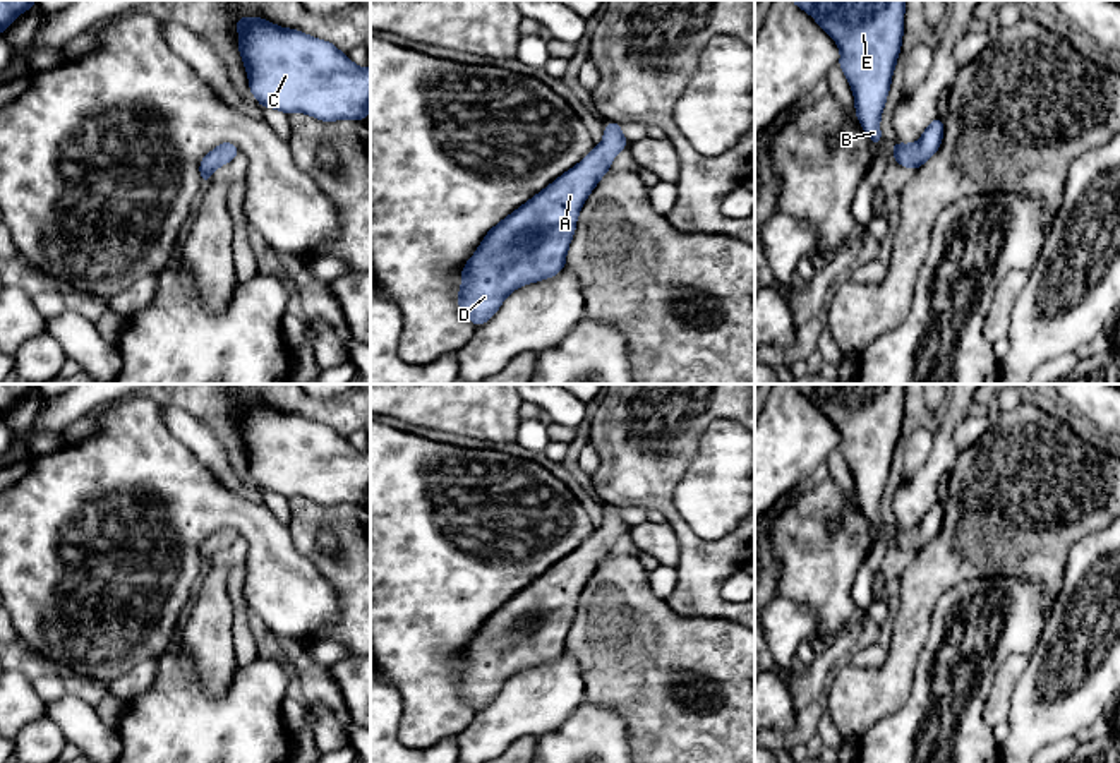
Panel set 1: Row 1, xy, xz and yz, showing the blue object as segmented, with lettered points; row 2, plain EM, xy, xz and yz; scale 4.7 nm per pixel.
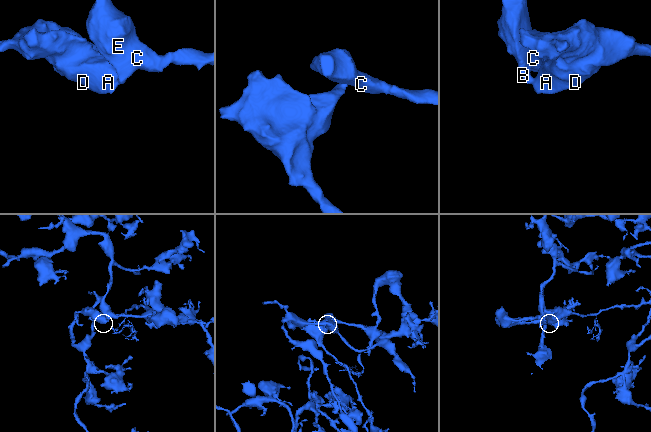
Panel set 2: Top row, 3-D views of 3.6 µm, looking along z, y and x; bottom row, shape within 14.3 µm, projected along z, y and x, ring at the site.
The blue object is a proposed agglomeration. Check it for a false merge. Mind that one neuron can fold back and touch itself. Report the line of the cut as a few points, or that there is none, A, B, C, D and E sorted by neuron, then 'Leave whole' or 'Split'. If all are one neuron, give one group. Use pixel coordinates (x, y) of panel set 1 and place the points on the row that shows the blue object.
No split. Groups: A B C D E. Leave whole

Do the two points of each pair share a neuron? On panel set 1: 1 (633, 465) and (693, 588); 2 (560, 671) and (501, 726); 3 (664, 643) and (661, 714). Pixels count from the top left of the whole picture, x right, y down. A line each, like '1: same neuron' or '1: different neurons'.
1: same neuron
2: same neuron
3: same neuron

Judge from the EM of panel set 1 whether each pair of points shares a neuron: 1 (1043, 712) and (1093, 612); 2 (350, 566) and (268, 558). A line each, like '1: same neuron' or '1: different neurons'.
1: same neuron
2: different neurons

